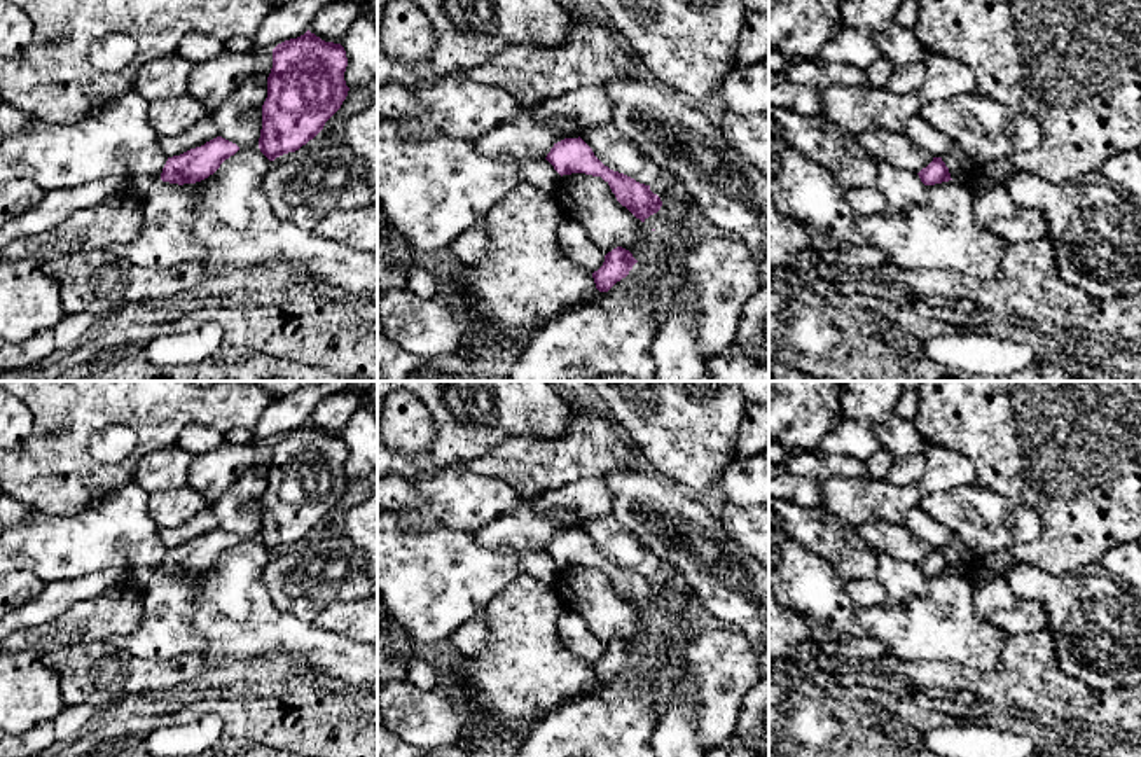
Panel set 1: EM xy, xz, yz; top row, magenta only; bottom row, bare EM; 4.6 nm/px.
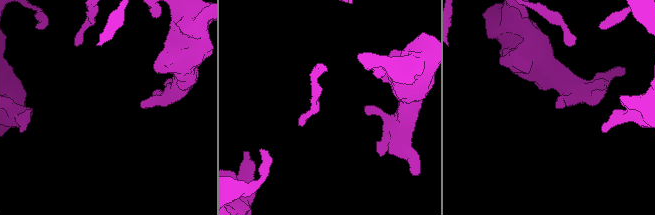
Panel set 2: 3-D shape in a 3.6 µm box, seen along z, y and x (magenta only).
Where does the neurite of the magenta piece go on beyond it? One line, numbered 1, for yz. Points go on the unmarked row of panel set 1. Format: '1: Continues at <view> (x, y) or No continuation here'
1: No continuation here

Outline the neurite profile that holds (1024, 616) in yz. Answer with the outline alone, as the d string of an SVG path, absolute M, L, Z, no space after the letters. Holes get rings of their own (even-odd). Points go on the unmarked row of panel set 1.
M1019 598L1012 608L994 612L989 622L1015 636L1045 631L1048 628L1048 615L1040 603Z

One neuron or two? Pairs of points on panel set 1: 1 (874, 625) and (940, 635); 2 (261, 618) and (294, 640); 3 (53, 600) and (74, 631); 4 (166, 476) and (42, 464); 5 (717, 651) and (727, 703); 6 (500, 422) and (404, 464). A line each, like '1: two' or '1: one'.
1: one
2: one
3: two
4: two
5: one
6: one

